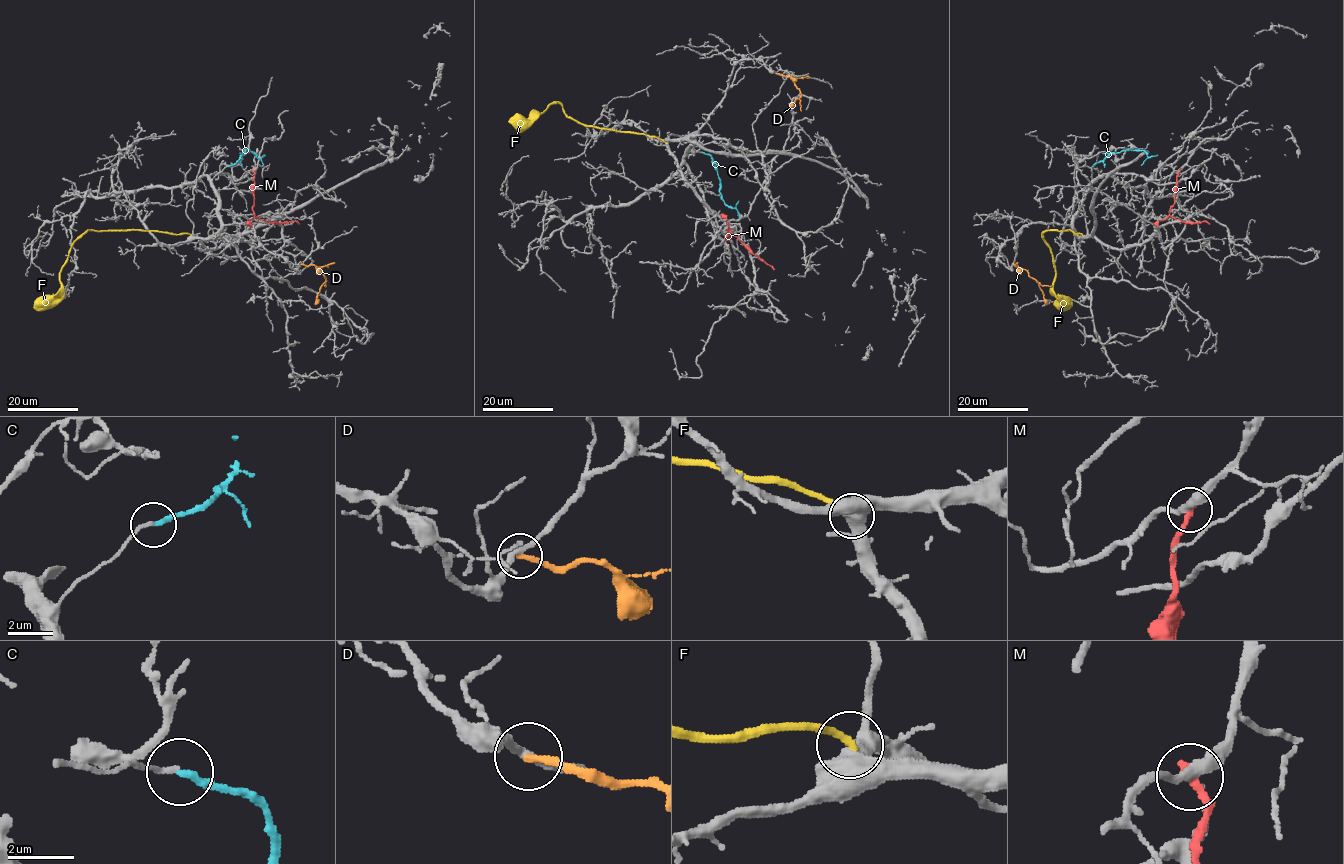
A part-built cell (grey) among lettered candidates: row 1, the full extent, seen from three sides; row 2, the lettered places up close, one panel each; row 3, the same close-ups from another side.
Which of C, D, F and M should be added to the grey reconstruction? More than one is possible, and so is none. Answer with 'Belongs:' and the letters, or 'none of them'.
Belongs: none of them

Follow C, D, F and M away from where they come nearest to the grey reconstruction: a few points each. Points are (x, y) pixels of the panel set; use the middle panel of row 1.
C: (702, 152), (711, 157), (717, 171), (721, 198), (735, 208), (739, 217)
D: (776, 73), (789, 75), (799, 90), (800, 94), (790, 106)
F: (666, 142), (643, 134), (583, 125), (571, 119), (556, 102), (534, 115), (535, 111), (527, 119), (508, 121)
M: (728, 239), (729, 229), (774, 269)

